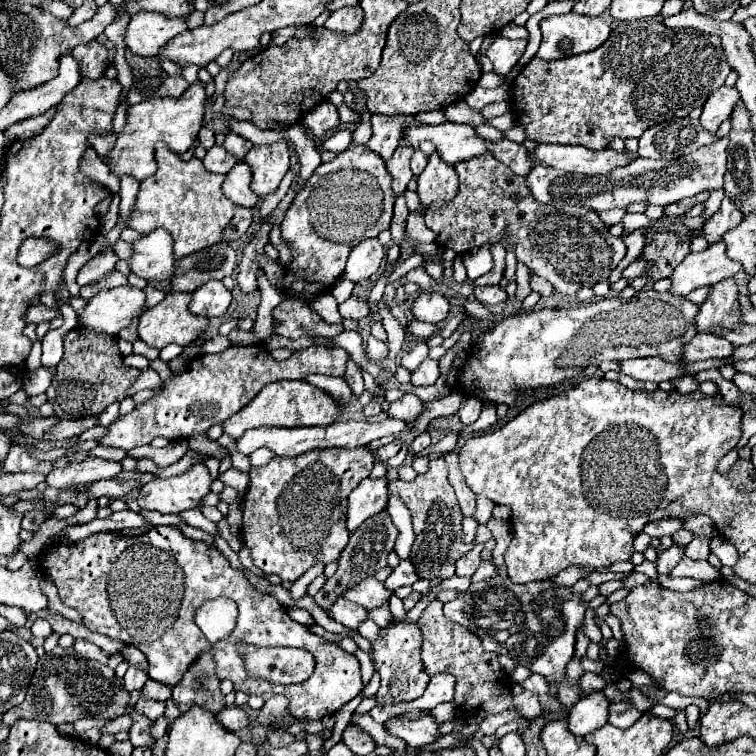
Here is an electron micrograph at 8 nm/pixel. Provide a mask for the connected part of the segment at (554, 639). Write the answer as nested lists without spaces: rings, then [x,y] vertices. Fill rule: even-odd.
[[[496,573],[486,581],[472,583],[468,591],[460,591],[454,601],[446,601],[444,615],[476,633],[484,651],[508,655],[530,671],[560,681],[566,663],[574,655],[576,631],[582,625],[586,607],[588,603],[582,601],[582,593],[574,593],[570,587],[560,587],[552,579],[516,585],[508,577]],[[528,639],[534,639],[534,649],[528,653],[518,651],[518,647]]]

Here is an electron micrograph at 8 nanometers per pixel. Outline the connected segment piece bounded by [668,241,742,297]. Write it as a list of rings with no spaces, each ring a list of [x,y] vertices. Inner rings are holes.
[[[724,241],[712,243],[702,253],[690,253],[680,267],[676,267],[670,275],[672,287],[668,289],[672,295],[686,297],[690,291],[698,287],[710,287],[722,279],[734,277],[742,265],[738,261],[732,261],[726,255]]]

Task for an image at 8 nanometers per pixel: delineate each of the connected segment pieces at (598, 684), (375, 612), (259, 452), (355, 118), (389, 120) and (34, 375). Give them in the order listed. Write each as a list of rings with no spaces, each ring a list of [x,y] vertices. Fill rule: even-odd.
[[[585,672],[579,681],[579,687],[582,689],[591,689],[592,691],[601,691],[606,686],[605,681],[600,675],[592,672]]]
[[[384,605],[382,609],[380,609],[380,607],[378,607],[378,609],[372,609],[372,611],[370,611],[370,619],[372,619],[380,629],[386,629],[386,627],[392,623],[392,615],[390,615],[388,605]]]
[[[266,447],[264,449],[256,449],[252,455],[250,455],[250,465],[252,467],[262,467],[264,463],[268,463],[268,459],[272,459],[272,451],[268,451]]]
[[[345,103],[337,108],[342,123],[361,123],[360,116],[353,112]]]
[[[372,115],[370,117],[372,123],[372,137],[368,141],[368,149],[372,149],[374,153],[378,153],[384,163],[388,163],[400,143],[400,131],[408,125],[414,123],[412,115],[406,117],[386,117],[386,115]]]
[[[42,367],[42,369],[32,371],[32,373],[26,375],[22,389],[24,389],[24,393],[26,393],[28,397],[34,397],[34,395],[40,395],[40,393],[46,393],[46,389],[50,387],[50,381],[52,381],[52,377],[48,375],[48,369]],[[30,381],[32,381],[34,385],[30,385]]]

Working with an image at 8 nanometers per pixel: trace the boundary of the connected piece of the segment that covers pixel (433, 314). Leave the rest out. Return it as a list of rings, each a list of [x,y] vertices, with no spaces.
[[[422,291],[412,303],[412,313],[416,319],[426,323],[440,323],[448,317],[448,299],[436,291]]]

